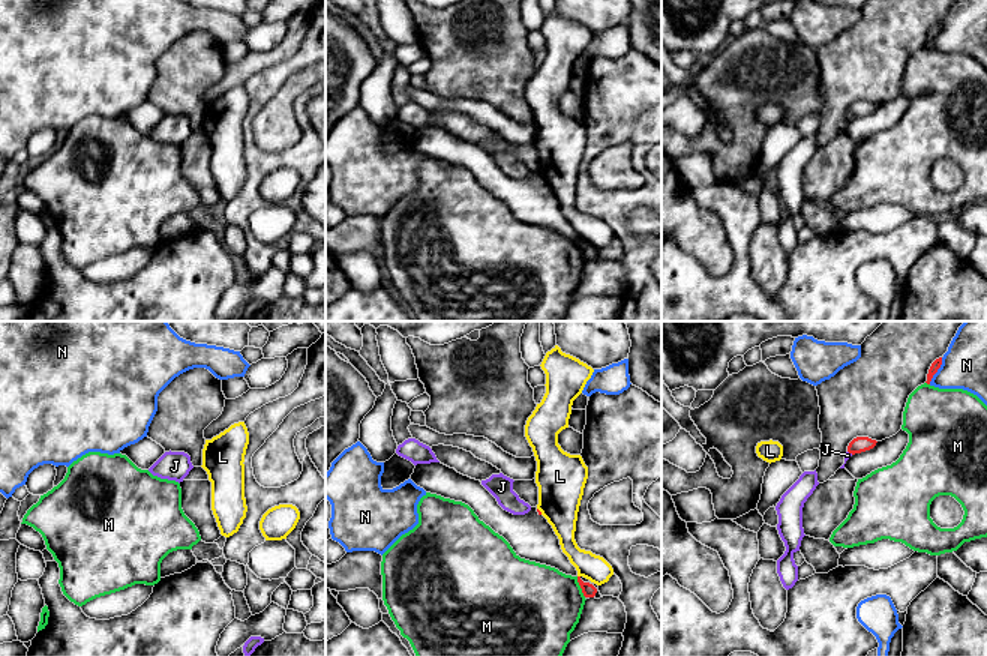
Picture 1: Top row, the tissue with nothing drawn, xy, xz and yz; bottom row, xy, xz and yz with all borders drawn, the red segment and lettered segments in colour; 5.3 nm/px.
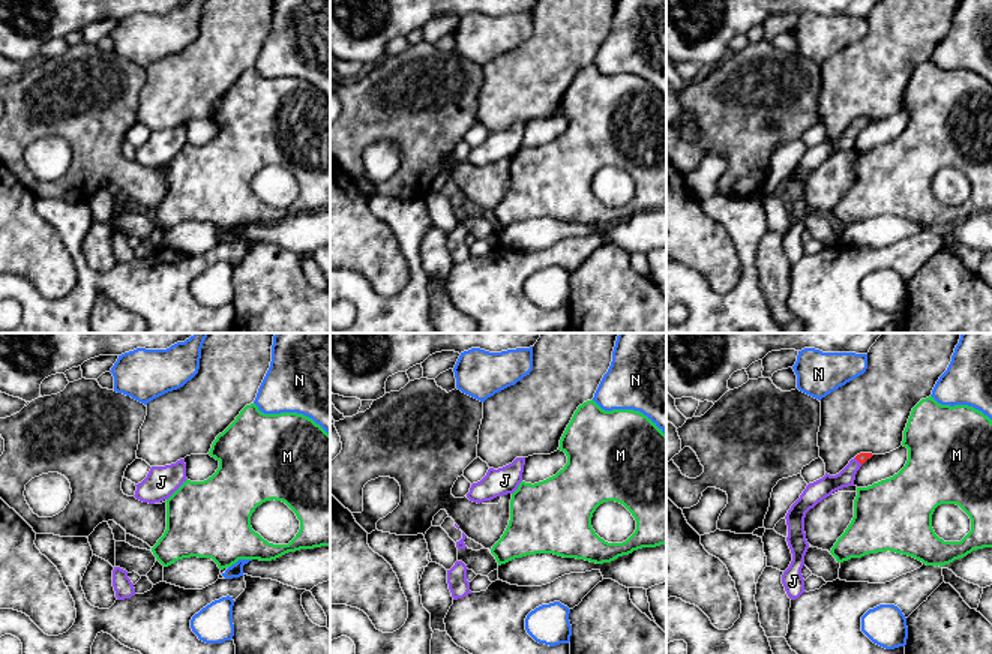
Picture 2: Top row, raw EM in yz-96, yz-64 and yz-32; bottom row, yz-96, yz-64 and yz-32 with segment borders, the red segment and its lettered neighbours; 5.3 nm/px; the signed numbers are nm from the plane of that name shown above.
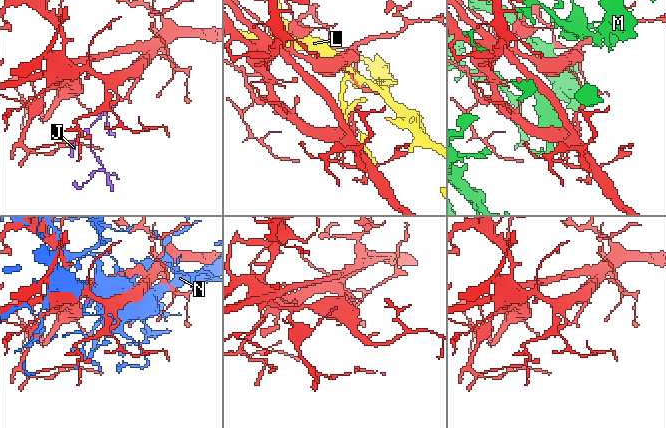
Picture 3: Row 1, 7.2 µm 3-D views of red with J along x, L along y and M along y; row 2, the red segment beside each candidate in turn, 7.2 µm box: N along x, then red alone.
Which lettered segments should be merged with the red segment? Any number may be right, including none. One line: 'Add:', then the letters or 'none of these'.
Add: J

